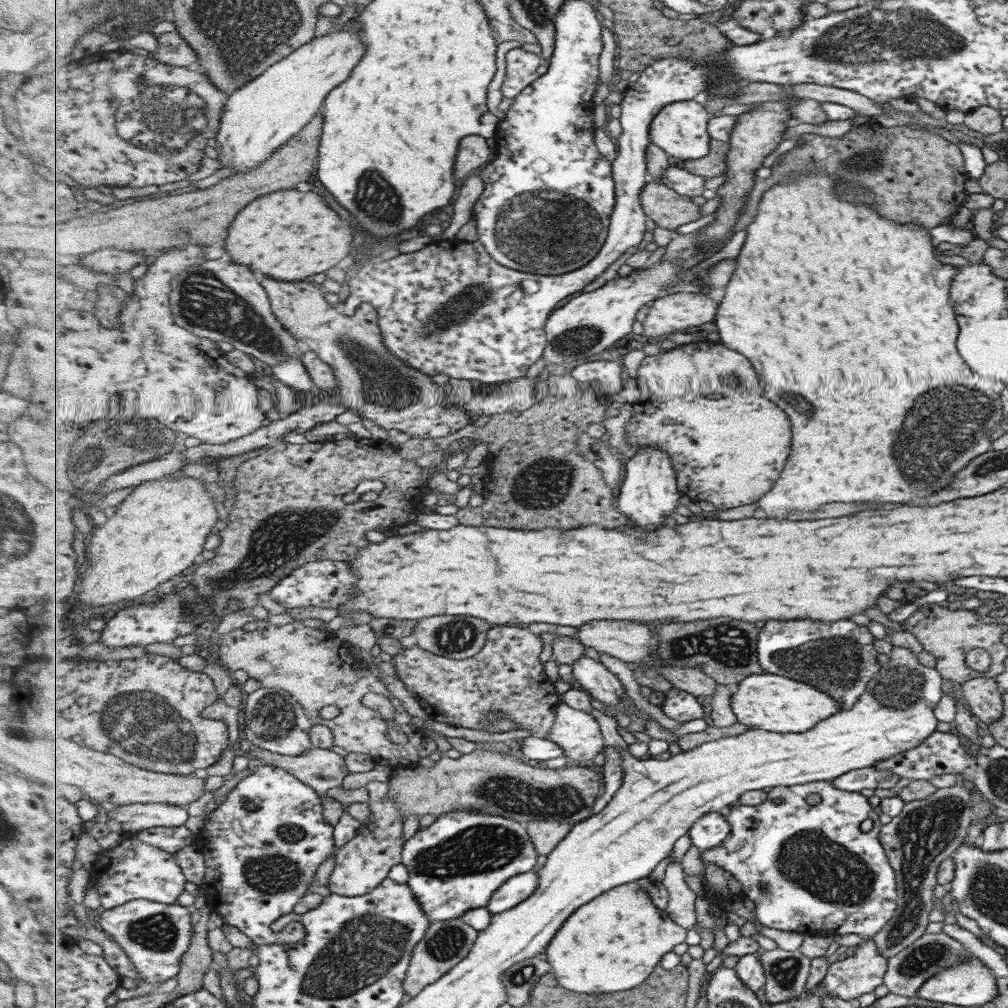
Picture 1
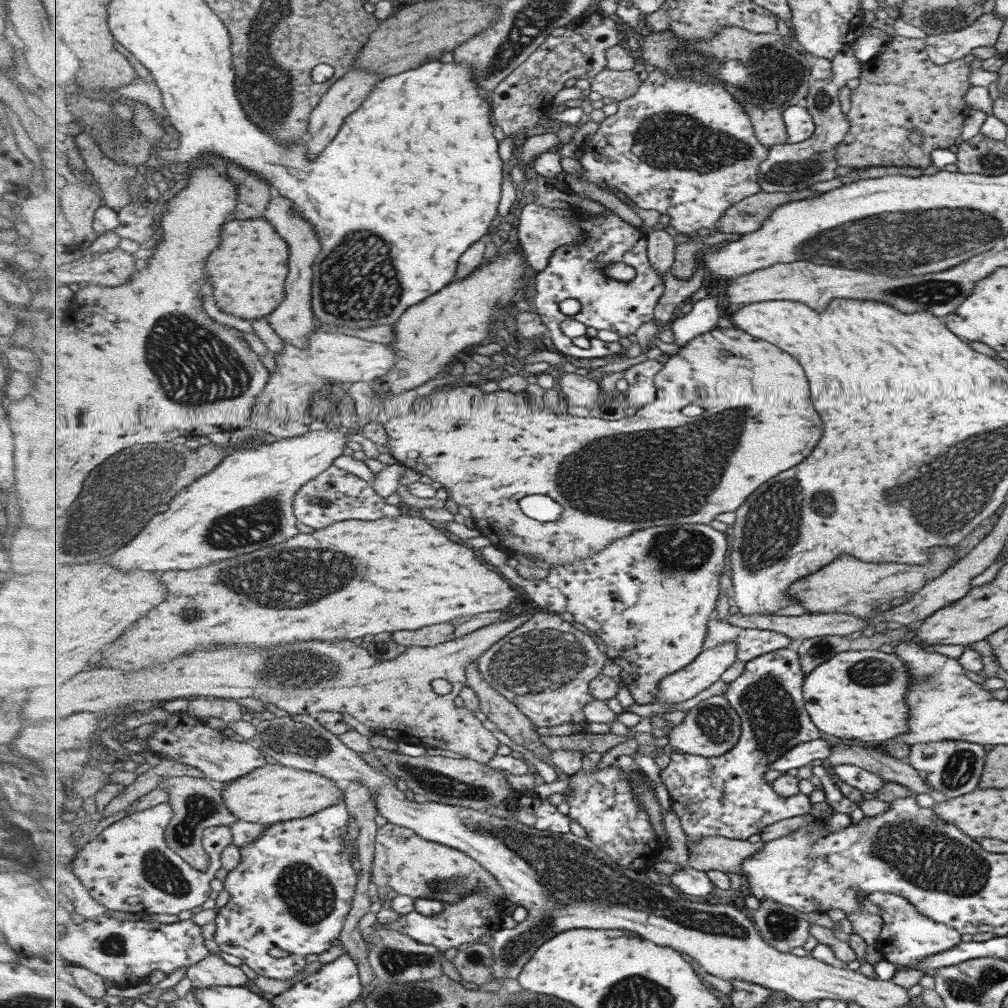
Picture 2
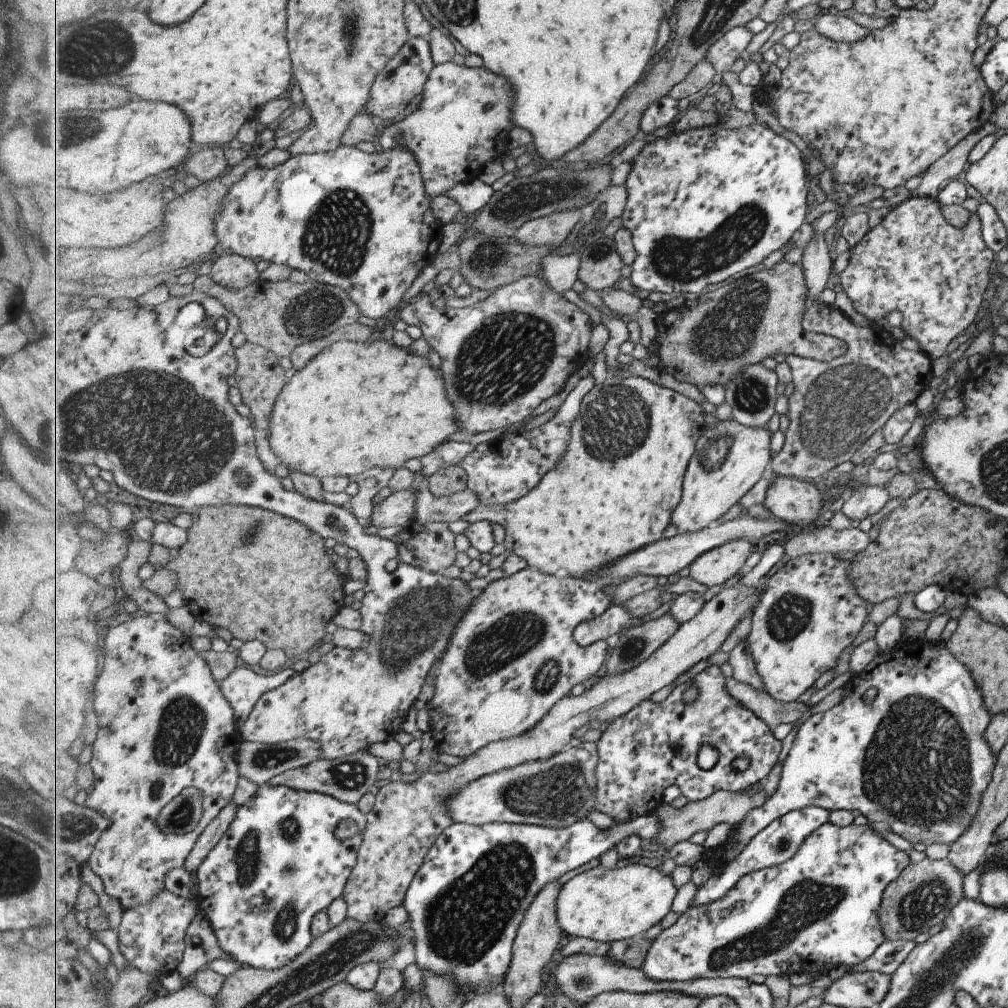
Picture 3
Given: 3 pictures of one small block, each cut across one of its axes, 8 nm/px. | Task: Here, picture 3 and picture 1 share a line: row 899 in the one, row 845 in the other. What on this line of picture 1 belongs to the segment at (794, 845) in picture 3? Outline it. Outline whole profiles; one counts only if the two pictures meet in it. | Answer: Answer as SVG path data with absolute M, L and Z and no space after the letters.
M709 813L700 819L690 831L689 837L701 852L714 850L725 843L732 827L719 813Z

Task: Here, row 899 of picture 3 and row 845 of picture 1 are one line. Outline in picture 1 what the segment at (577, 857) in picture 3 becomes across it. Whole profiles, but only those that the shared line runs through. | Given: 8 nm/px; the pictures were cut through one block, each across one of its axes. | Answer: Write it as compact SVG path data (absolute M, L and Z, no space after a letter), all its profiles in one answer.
M449 812L438 817L437 820L428 828L417 830L406 842L403 856L404 859L402 863L408 868L410 873L408 884L413 890L413 893L415 893L419 898L421 908L425 910L425 913L429 916L429 920L434 923L445 922L445 920L455 920L457 918L461 919L461 916L463 916L465 912L469 912L469 910L487 907L487 904L491 902L492 897L500 891L500 889L504 887L510 879L530 872L533 868L535 868L535 864L537 864L537 860L539 860L540 853L537 851L536 845L533 843L532 838L528 834L527 825L520 821L515 821L503 816L492 816L492 814L485 814L481 812Z

